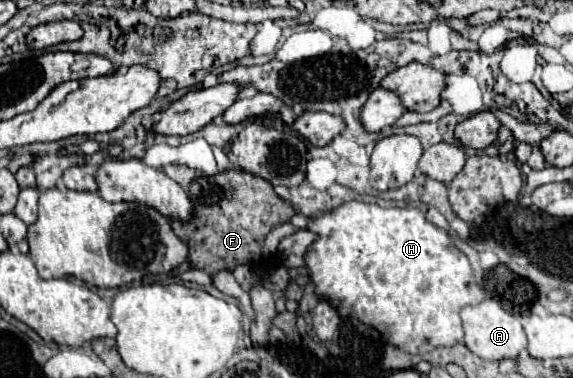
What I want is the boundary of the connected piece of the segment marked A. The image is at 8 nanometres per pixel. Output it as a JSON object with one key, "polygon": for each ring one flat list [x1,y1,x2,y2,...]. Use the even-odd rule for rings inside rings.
{"polygon":[[490,297,474,307,464,307,460,311,462,317,462,325,464,325,464,343,466,347,476,353,482,359,514,359,522,349,526,349,526,333,520,325,520,321,508,313,506,309,502,309,500,301,496,297]]}

